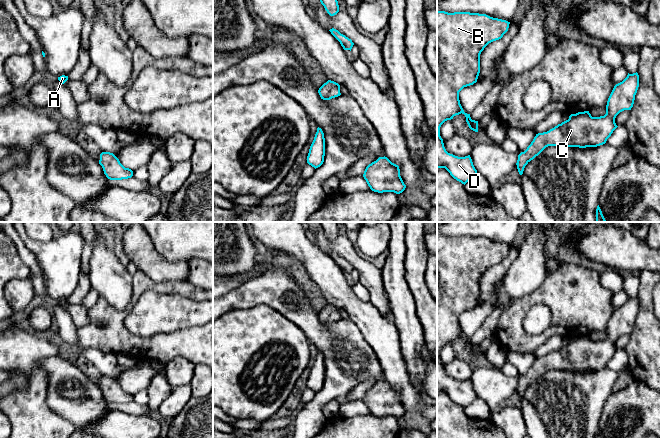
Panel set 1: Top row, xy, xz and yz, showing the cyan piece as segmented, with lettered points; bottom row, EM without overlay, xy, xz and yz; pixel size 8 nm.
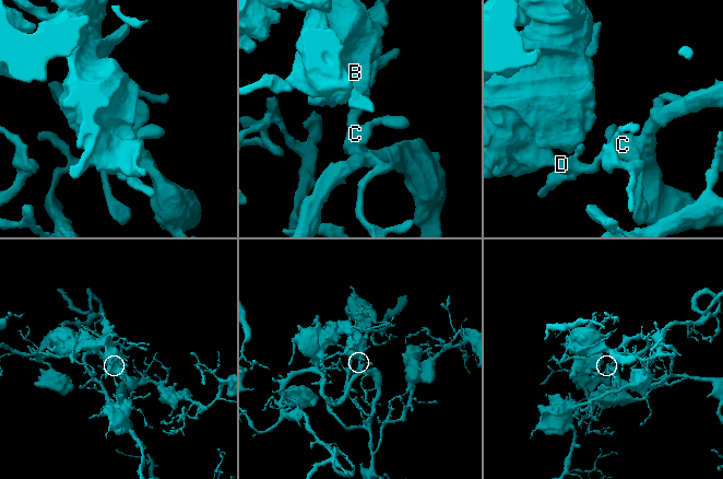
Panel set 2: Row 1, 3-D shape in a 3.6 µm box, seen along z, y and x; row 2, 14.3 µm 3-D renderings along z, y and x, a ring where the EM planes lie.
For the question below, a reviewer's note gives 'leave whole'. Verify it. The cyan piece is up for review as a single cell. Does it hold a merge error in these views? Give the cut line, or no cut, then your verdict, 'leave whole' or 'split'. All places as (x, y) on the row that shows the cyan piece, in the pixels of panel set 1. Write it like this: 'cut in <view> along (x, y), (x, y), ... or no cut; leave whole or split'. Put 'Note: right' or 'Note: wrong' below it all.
no cut; leave whole
Note: right

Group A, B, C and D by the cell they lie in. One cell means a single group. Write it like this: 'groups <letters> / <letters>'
groups A B C D

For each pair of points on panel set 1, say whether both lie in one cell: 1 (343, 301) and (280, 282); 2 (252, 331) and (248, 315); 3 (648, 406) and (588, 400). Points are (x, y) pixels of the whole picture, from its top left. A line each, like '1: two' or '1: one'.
1: two
2: one
3: two

